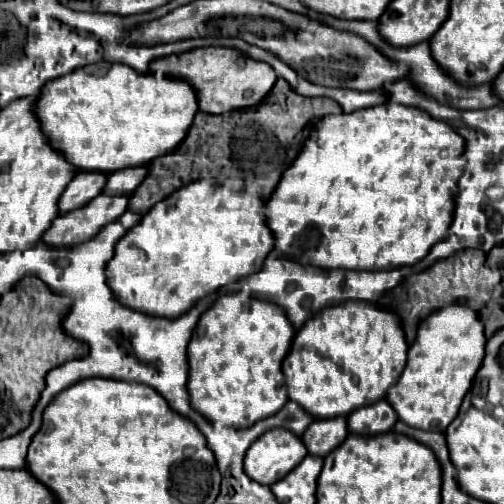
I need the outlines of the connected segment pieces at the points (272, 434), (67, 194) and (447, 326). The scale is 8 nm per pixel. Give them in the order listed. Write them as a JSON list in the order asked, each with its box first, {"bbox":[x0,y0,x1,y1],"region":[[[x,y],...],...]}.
[{"bbox":[243,429,307,485],"region":[[[271,429],[251,443],[243,469],[253,481],[273,485],[297,467],[305,455],[307,451],[303,451],[303,443],[299,443],[297,435],[285,429]]]},{"bbox":[59,171,105,213],"region":[[[79,171],[59,199],[59,213],[69,213],[77,207],[87,205],[95,195],[101,193],[103,185],[105,185],[105,173]]]},{"bbox":[385,305,485,433],"region":[[[451,305],[421,321],[417,337],[409,347],[407,365],[387,391],[385,401],[395,409],[397,419],[409,427],[443,433],[459,413],[461,401],[471,387],[485,351],[483,325],[473,309]]]}]

